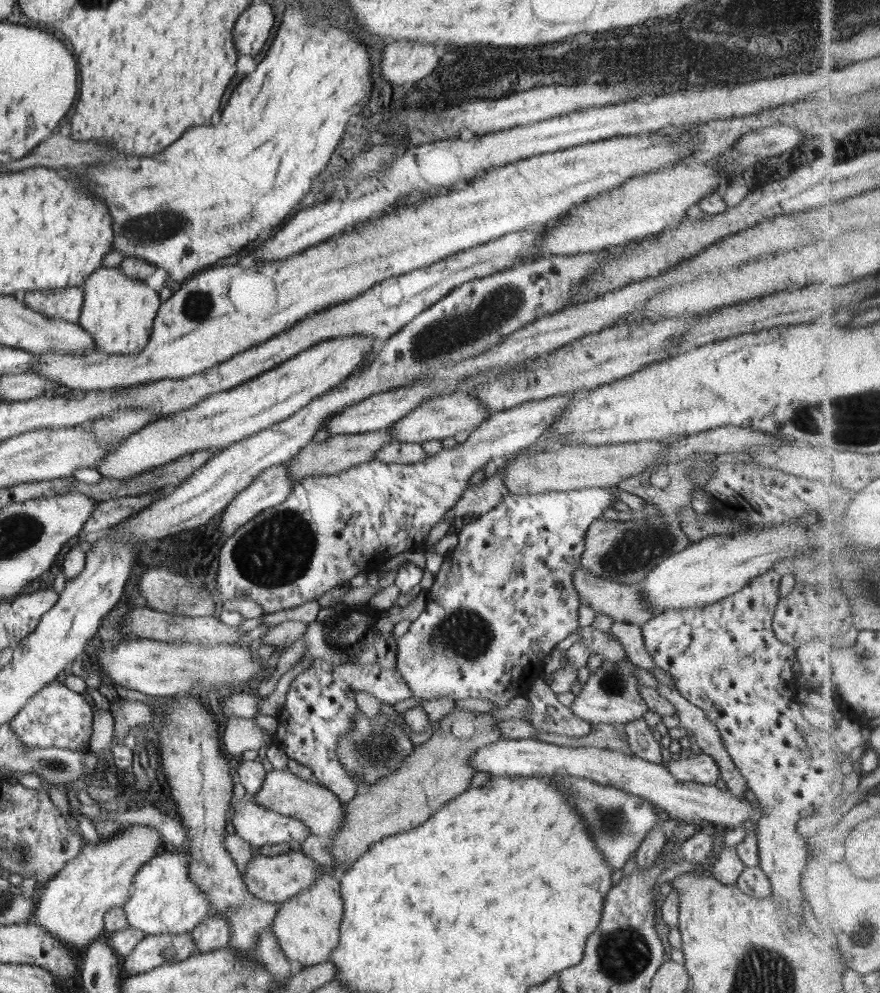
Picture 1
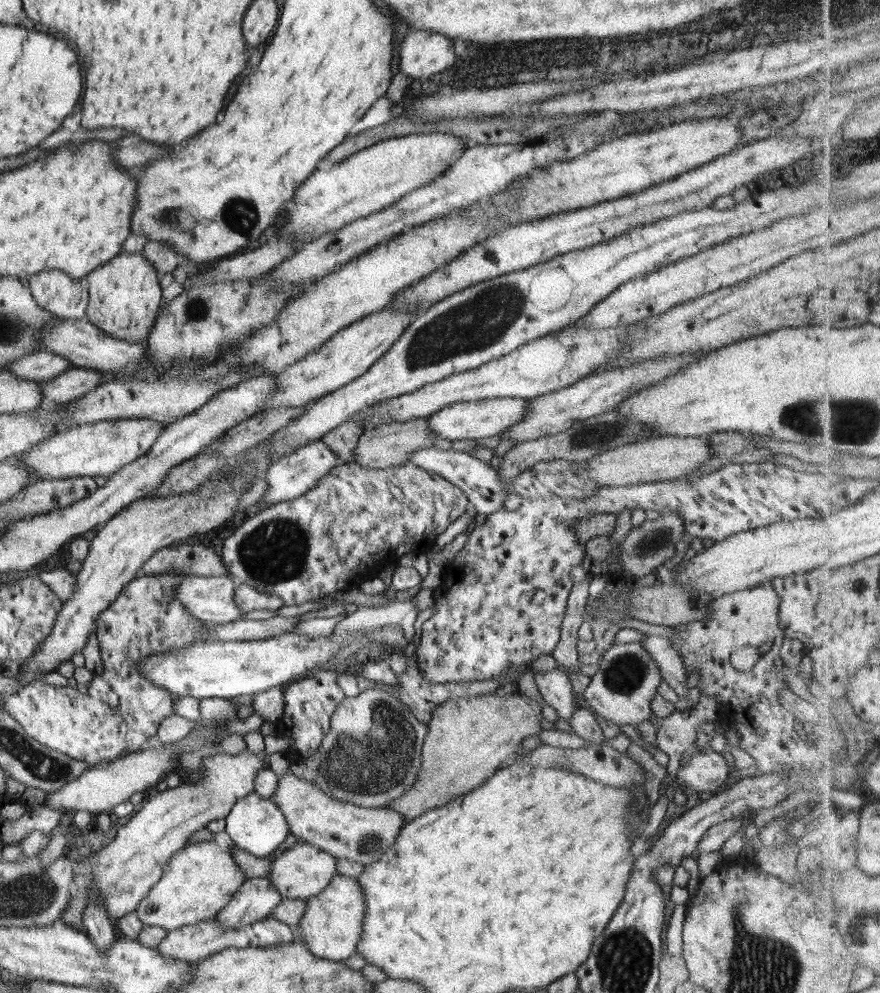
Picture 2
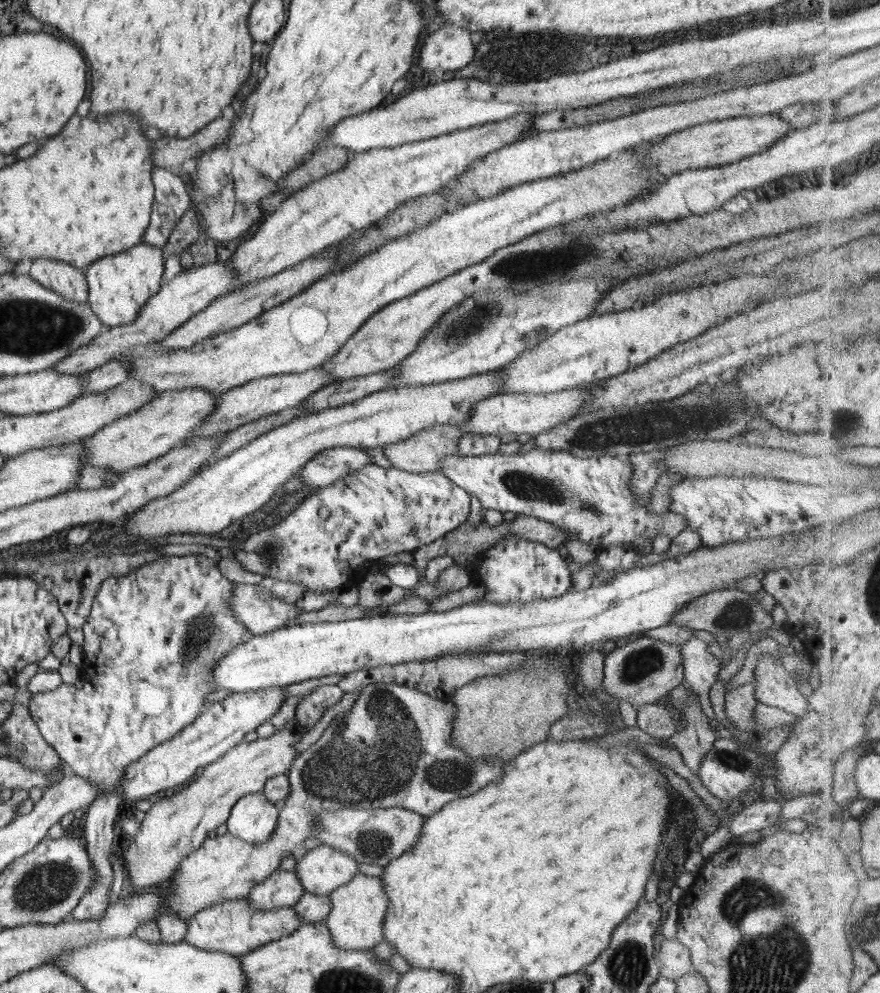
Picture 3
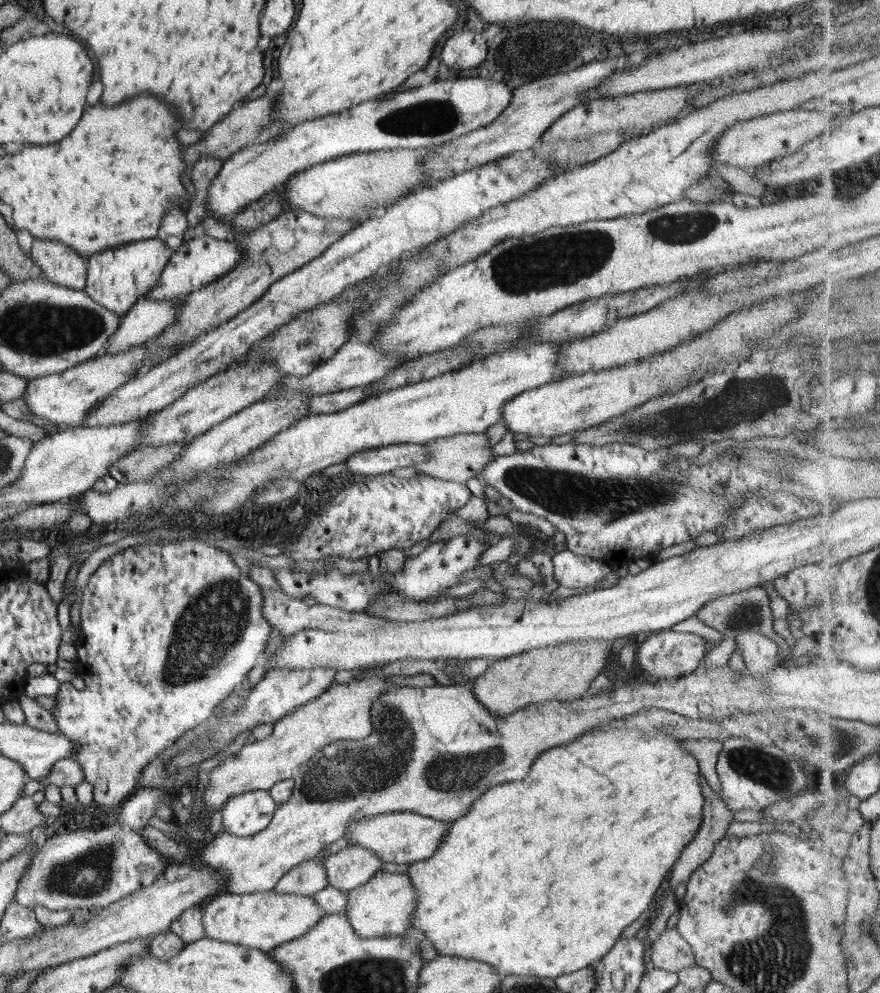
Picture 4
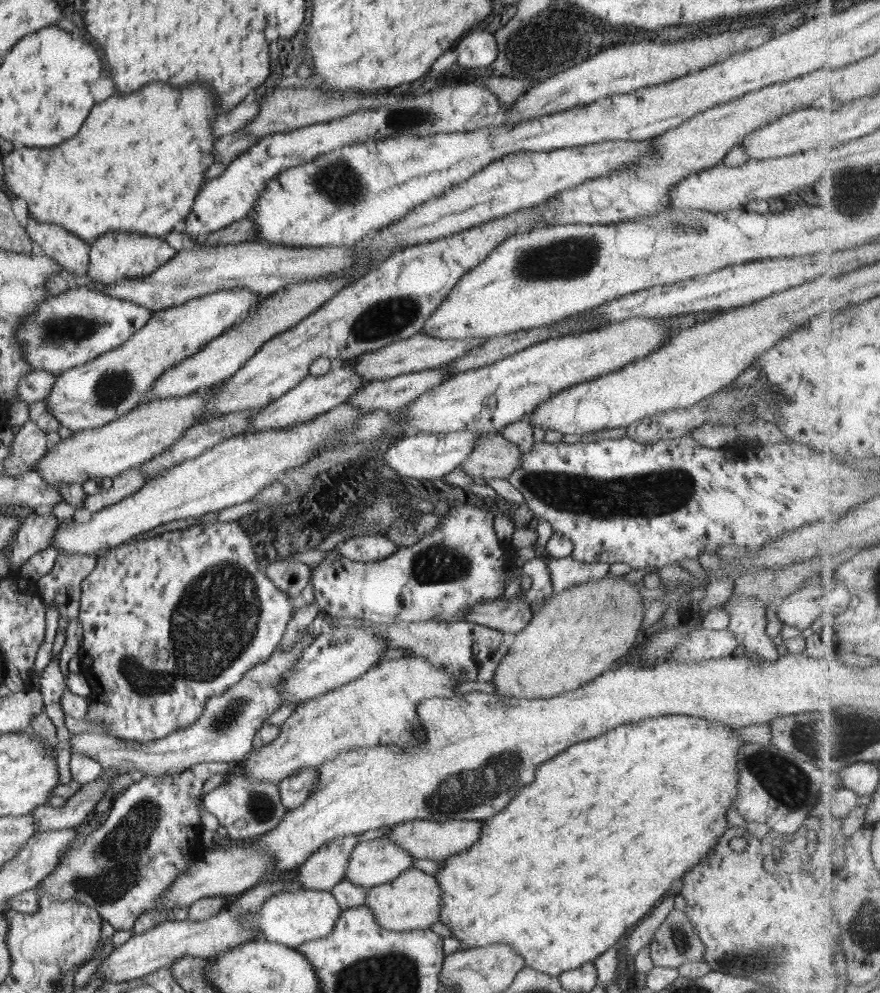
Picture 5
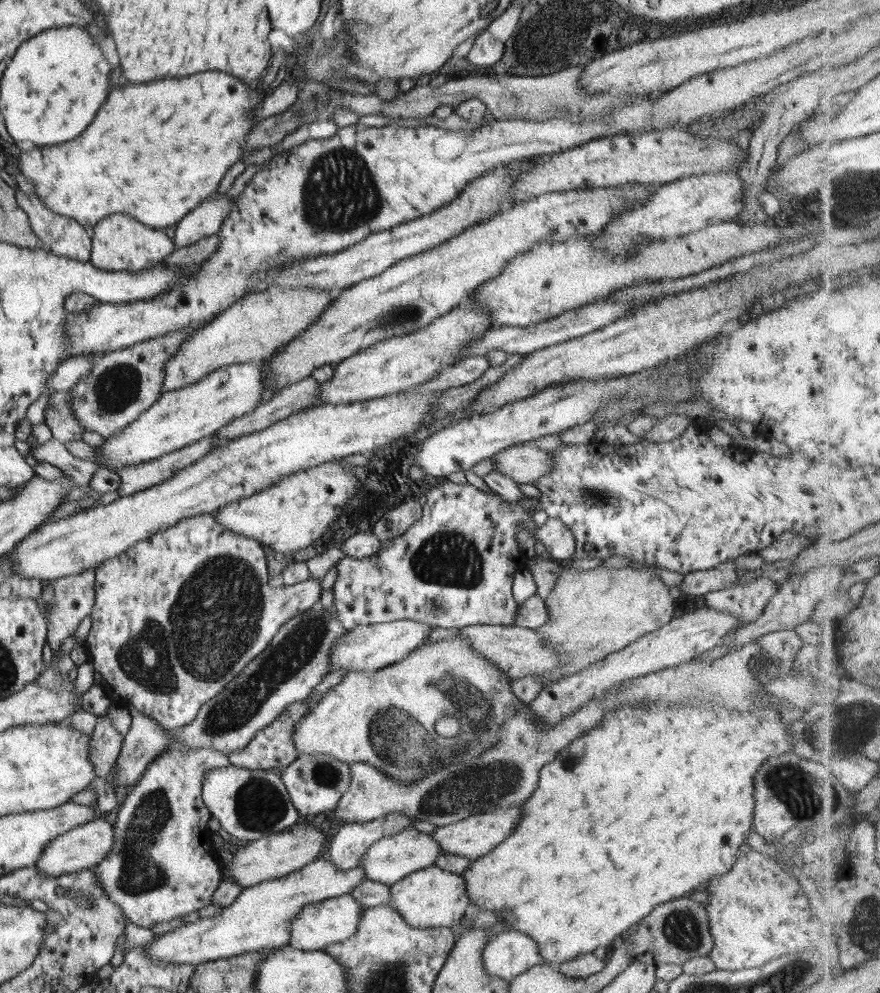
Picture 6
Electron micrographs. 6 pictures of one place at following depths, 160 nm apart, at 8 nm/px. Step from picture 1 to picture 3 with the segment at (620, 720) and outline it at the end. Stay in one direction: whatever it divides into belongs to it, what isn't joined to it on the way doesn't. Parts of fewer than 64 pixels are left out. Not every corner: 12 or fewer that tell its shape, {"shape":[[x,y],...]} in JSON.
{"shape":[[642,636],[605,656],[605,690],[635,709],[685,680],[681,647]]}

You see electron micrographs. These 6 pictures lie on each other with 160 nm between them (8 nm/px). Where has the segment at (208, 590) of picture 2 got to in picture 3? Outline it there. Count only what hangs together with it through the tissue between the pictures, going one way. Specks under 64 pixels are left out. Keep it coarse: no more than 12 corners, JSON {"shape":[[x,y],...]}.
{"shape":[[260,587],[228,599],[250,635],[286,627],[302,613]]}

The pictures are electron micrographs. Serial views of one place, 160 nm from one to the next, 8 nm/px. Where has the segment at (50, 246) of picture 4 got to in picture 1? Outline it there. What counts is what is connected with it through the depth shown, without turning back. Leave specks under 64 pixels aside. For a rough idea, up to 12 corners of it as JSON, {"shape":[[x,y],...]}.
{"shape":[[83,287],[33,290],[26,307],[79,324]]}

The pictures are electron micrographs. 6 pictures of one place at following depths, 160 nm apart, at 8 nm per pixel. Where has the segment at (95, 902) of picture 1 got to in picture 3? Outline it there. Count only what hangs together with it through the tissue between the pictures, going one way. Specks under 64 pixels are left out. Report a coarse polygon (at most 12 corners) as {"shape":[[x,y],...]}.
{"shape":[[295,718],[242,740],[121,842],[134,891],[170,880],[240,798],[286,775]]}

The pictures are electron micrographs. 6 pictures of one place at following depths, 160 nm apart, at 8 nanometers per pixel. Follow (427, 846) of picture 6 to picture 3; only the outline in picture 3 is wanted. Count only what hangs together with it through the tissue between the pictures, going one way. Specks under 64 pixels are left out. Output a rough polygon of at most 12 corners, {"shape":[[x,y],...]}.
{"shape":[[323,844],[296,859],[306,893],[348,884],[356,860]]}

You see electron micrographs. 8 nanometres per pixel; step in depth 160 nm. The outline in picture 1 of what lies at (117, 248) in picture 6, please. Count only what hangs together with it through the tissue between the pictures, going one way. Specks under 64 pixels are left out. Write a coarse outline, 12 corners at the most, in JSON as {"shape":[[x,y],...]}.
{"shape":[[118,267],[83,284],[79,326],[96,351],[144,350],[159,292]]}

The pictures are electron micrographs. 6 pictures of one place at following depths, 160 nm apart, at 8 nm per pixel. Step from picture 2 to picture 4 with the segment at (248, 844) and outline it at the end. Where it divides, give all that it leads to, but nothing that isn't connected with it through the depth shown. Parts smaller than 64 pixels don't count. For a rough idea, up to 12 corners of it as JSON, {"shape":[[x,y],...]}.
{"shape":[[266,790],[229,798],[225,833],[250,837],[270,825],[278,806]]}

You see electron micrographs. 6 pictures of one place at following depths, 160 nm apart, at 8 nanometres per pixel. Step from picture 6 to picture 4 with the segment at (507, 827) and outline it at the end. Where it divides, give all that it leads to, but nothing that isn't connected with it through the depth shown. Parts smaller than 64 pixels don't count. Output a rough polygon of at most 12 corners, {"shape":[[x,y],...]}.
{"shape":[[413,812],[358,821],[344,838],[384,863],[432,857],[448,821]]}

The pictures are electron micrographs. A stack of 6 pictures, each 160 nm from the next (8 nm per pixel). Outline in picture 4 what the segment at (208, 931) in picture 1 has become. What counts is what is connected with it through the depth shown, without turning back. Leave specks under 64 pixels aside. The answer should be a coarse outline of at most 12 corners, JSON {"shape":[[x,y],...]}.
{"shape":[[317,856],[284,873],[277,893],[312,897],[329,885]]}

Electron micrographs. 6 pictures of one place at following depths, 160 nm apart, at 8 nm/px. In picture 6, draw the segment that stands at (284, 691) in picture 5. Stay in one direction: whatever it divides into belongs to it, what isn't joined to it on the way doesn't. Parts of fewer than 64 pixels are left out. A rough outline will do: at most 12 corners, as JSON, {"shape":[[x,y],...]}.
{"shape":[[399,620],[348,630],[329,672],[375,671],[404,660],[433,626]]}

